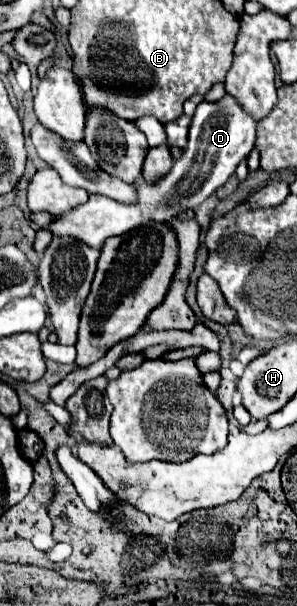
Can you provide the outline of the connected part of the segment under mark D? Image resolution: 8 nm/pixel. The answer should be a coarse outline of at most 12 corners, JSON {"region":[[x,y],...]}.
{"region":[[231,94],[203,100],[187,150],[135,204],[91,194],[53,220],[55,236],[101,248],[169,224],[229,180],[259,120]]}

